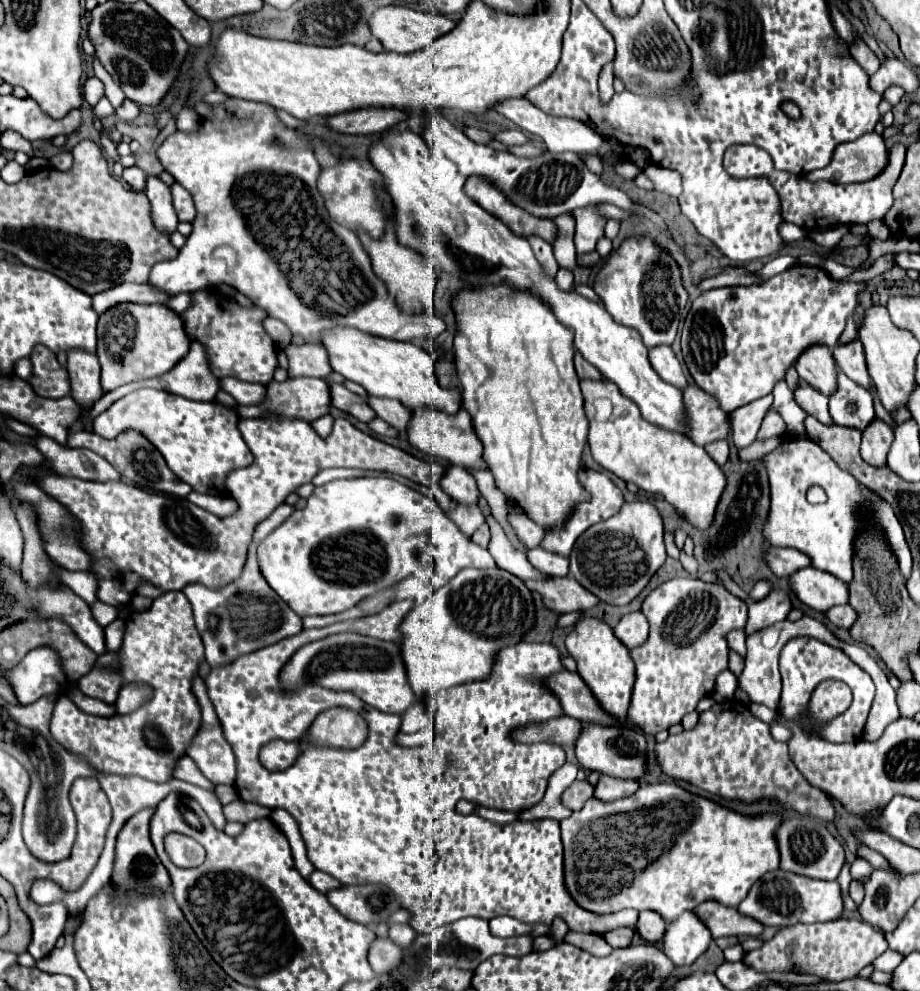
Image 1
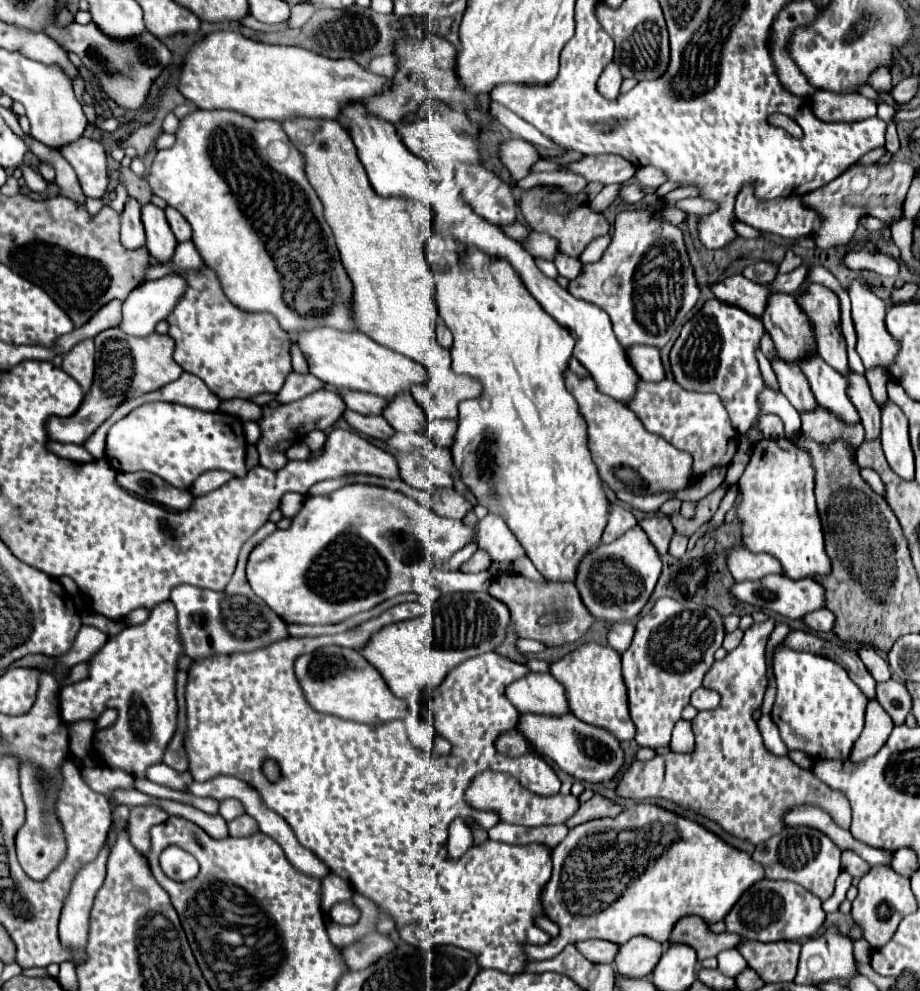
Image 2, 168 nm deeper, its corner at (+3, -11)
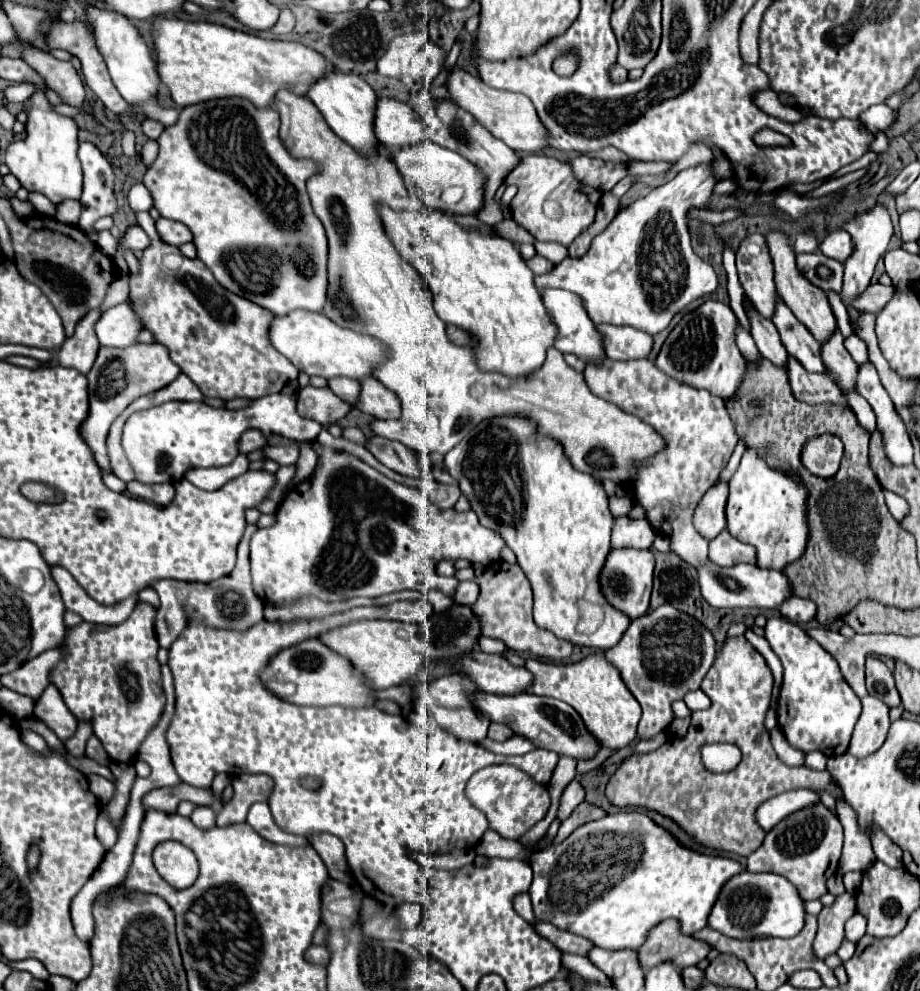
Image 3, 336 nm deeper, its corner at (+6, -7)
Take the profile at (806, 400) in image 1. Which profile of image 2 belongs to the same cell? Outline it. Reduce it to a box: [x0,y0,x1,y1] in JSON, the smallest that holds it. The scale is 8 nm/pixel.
[773,360,817,414]

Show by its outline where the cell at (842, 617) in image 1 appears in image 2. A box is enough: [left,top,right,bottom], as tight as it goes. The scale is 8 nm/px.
[805,608,835,632]

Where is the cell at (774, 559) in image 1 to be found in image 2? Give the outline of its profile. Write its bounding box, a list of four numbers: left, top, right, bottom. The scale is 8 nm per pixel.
[729,548,785,582]

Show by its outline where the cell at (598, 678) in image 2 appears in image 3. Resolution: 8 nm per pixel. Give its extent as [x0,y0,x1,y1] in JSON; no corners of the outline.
[524,654,642,750]

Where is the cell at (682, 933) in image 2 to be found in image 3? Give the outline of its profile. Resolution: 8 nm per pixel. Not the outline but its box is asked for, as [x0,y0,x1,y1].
[636,920,710,970]

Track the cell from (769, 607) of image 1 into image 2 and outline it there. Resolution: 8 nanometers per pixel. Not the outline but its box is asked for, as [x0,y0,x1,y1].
[617,618,851,844]

